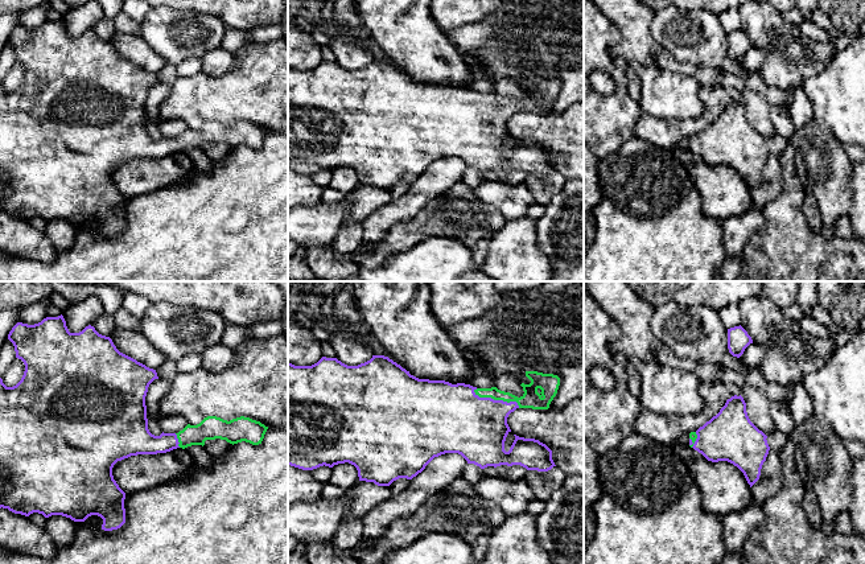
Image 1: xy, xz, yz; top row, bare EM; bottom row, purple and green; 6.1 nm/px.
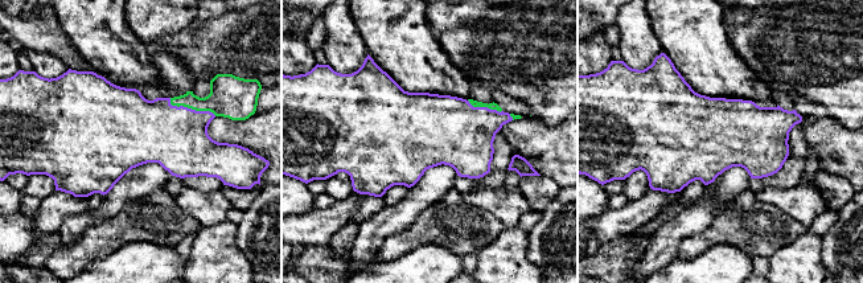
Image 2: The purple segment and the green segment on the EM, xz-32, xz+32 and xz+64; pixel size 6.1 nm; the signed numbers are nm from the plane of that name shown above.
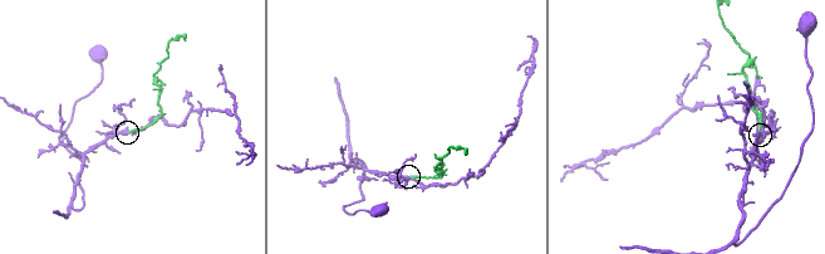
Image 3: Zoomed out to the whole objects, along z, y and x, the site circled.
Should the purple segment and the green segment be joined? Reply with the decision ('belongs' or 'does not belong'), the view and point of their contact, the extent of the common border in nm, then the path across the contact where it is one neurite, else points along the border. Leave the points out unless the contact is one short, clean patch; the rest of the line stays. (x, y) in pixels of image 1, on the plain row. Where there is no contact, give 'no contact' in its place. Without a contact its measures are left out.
belongs; contact xz (497, 105); length 300 nm; way xz (462, 127), (497, 105), (526, 106), (531, 102)

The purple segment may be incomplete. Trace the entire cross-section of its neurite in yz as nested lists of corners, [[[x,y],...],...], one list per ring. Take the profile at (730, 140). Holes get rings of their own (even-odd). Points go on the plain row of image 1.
[[[740,99],[726,104],[720,116],[689,137],[689,151],[708,165],[728,165],[745,180],[750,192],[759,184],[769,159],[767,140],[749,123]]]

